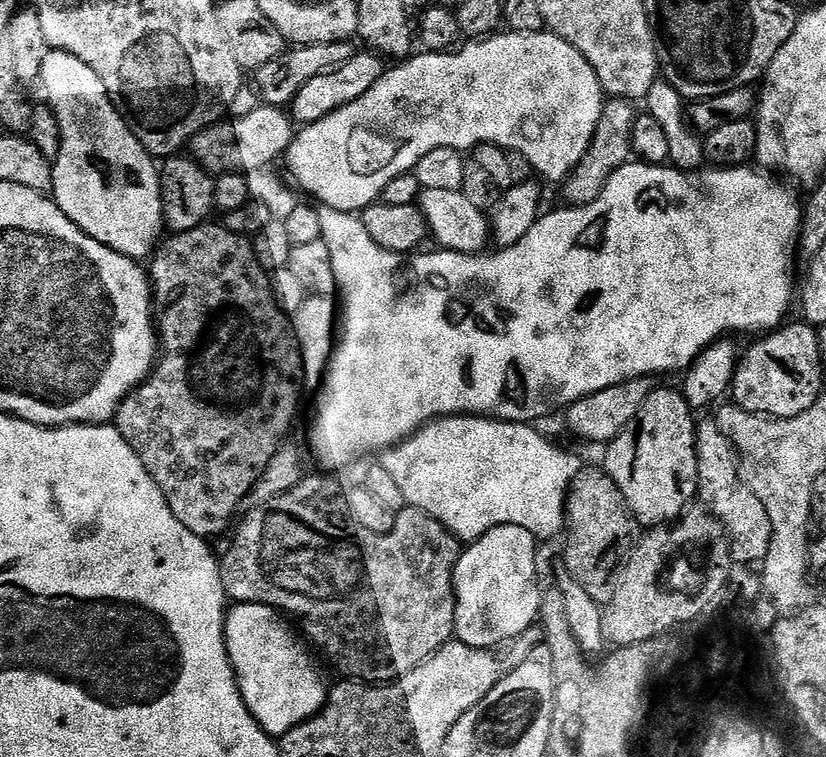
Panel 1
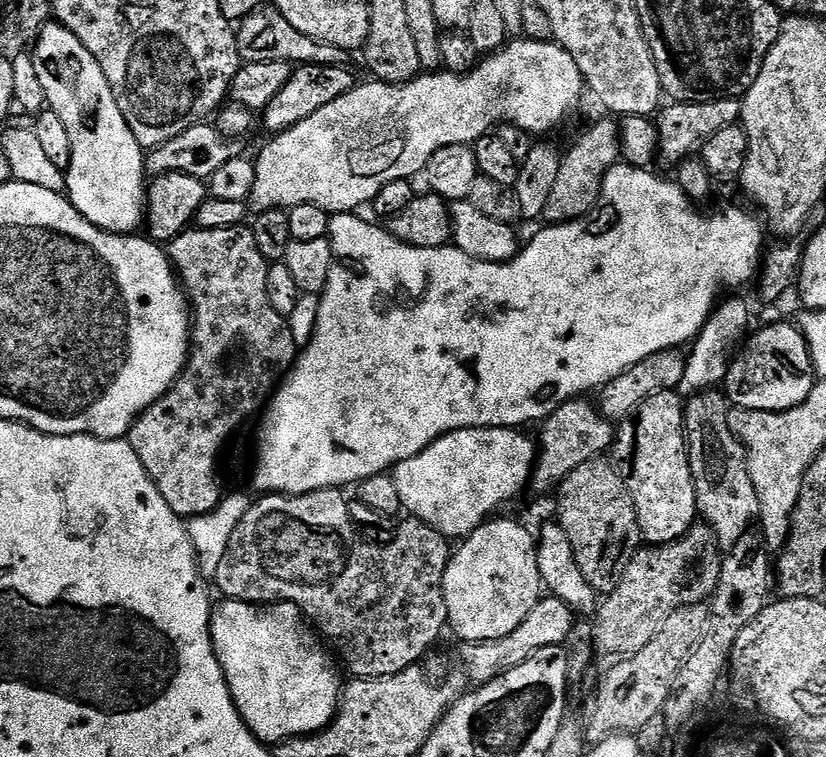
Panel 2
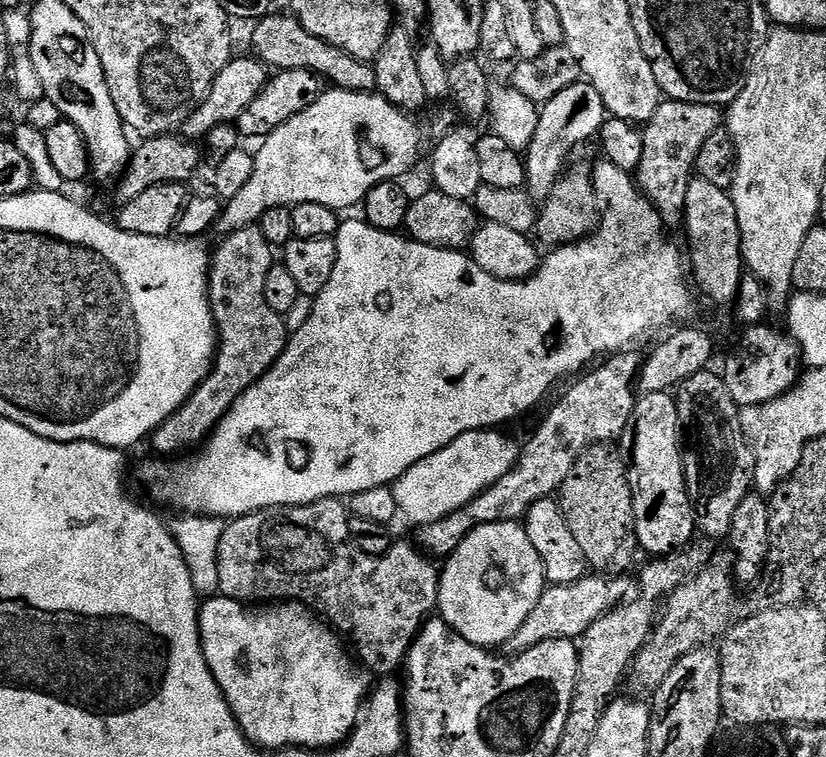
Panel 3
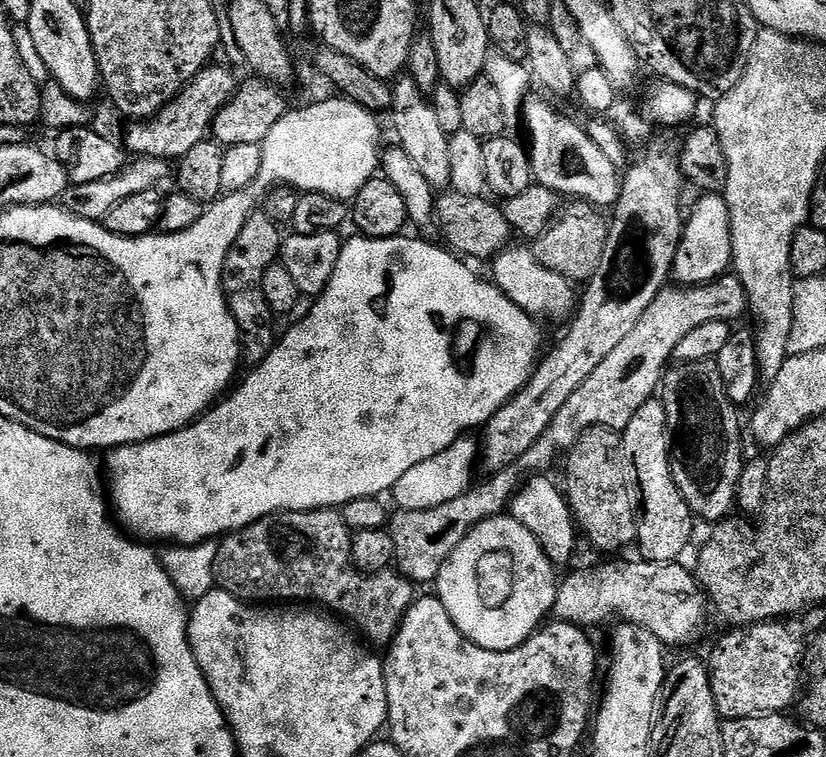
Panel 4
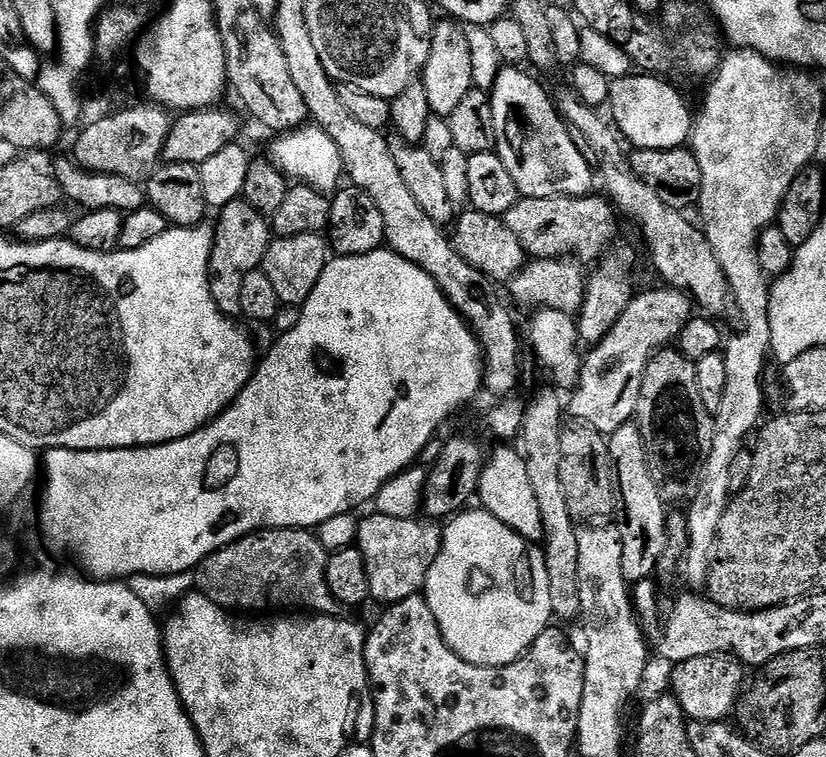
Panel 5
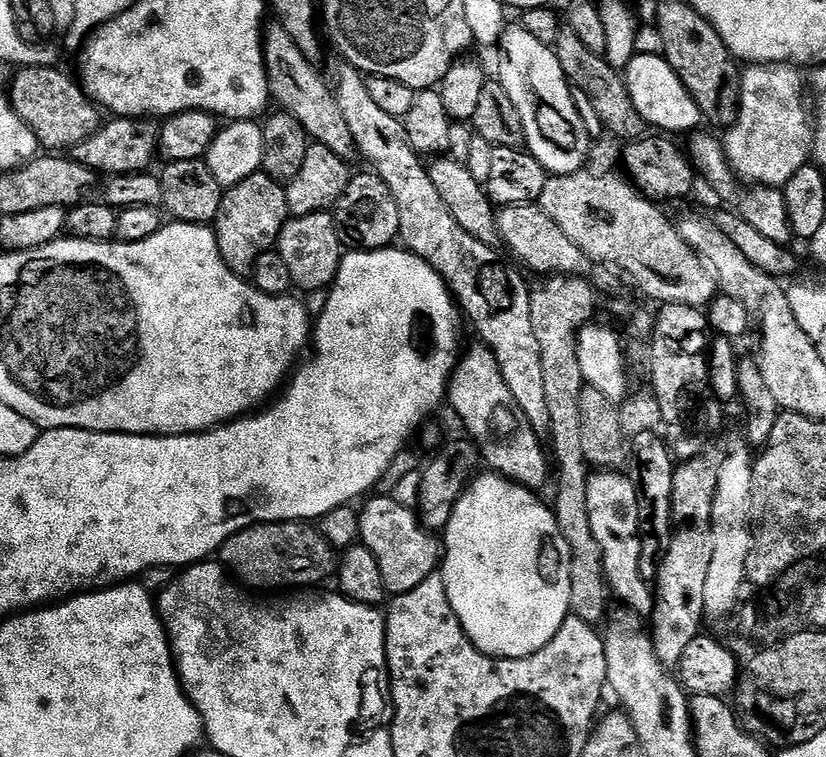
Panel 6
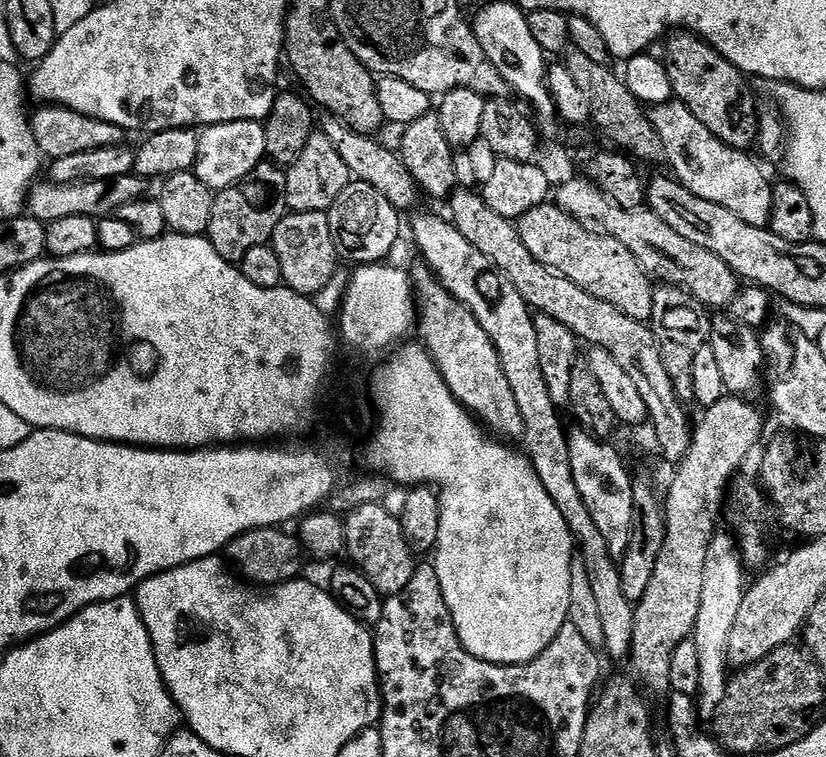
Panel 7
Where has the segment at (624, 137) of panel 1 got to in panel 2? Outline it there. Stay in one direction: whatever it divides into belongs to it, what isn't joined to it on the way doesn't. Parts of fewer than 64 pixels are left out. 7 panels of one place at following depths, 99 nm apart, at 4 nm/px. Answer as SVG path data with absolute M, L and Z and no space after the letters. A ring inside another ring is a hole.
M615 119L600 120L592 124L560 158L558 179L546 202L543 219L549 225L570 224L574 220L582 220L600 202L600 191L608 171L615 168L620 160L620 132Z

